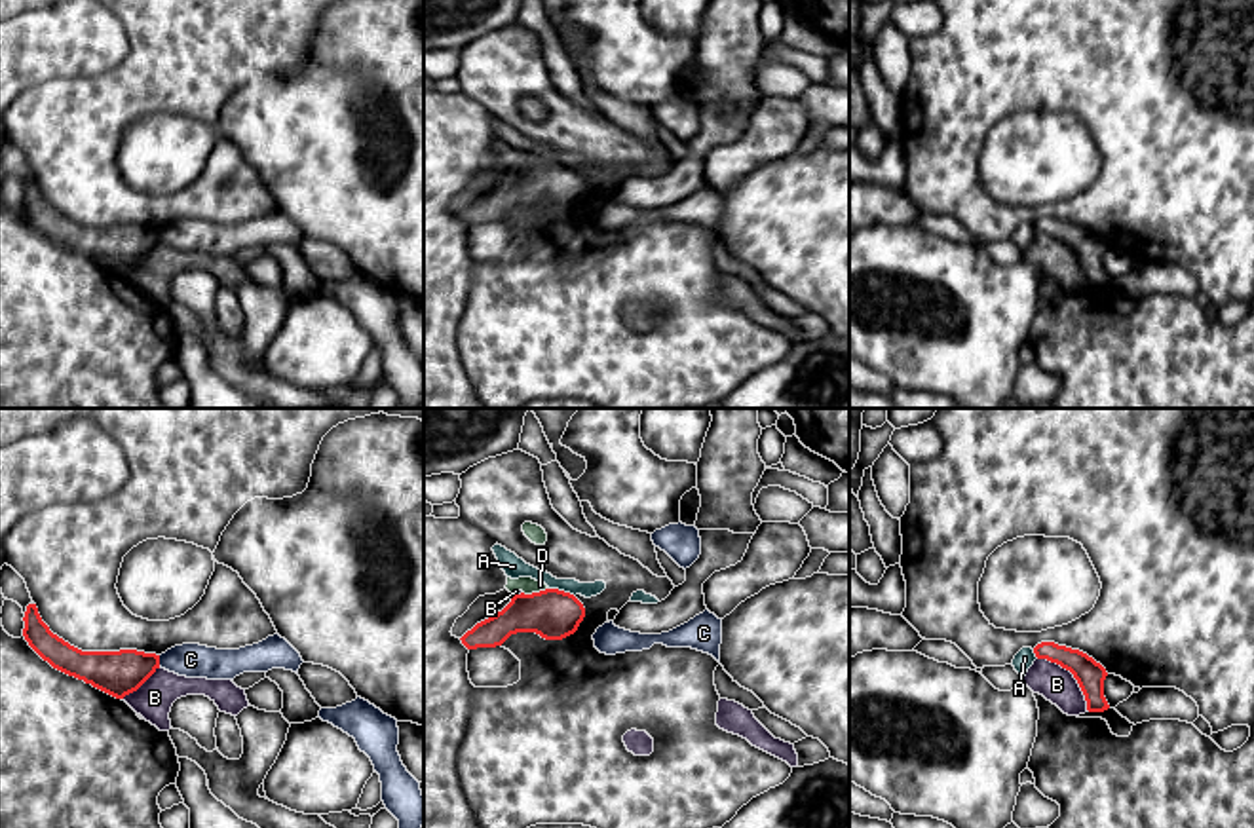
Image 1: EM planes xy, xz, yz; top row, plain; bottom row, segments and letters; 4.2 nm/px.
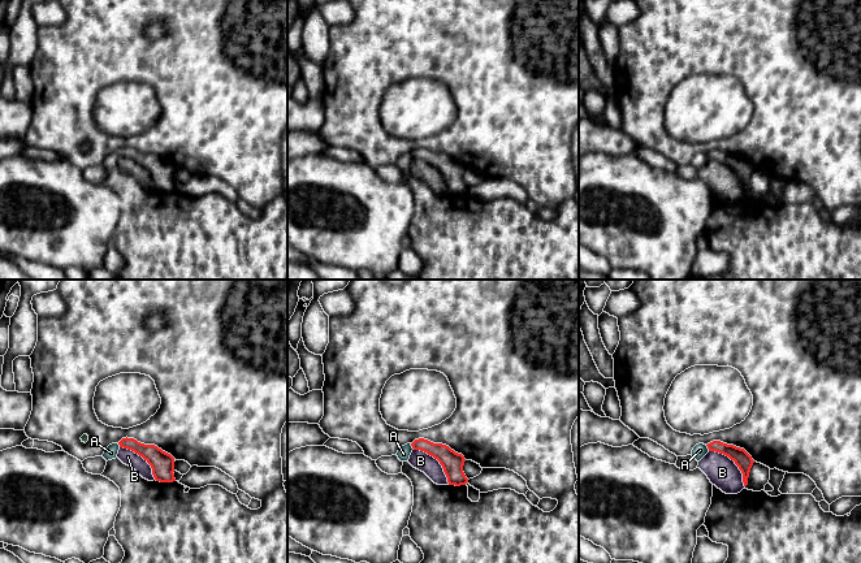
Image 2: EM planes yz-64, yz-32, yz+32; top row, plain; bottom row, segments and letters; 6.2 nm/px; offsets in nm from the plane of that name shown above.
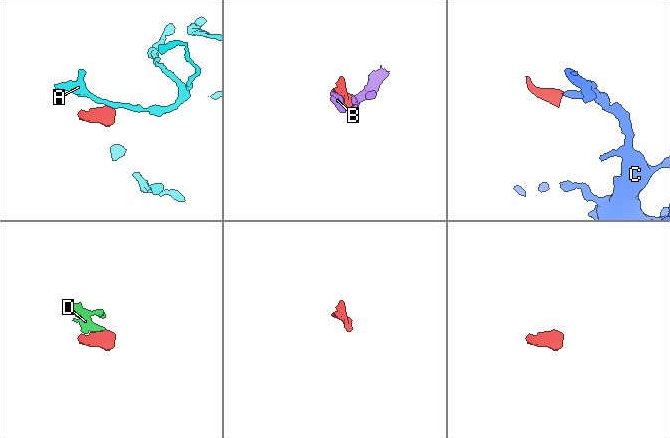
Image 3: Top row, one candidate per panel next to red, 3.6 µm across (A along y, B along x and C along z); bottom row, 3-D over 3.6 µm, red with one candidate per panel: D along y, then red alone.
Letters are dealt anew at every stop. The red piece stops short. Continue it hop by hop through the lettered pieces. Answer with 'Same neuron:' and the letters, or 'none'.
Same neuron: D

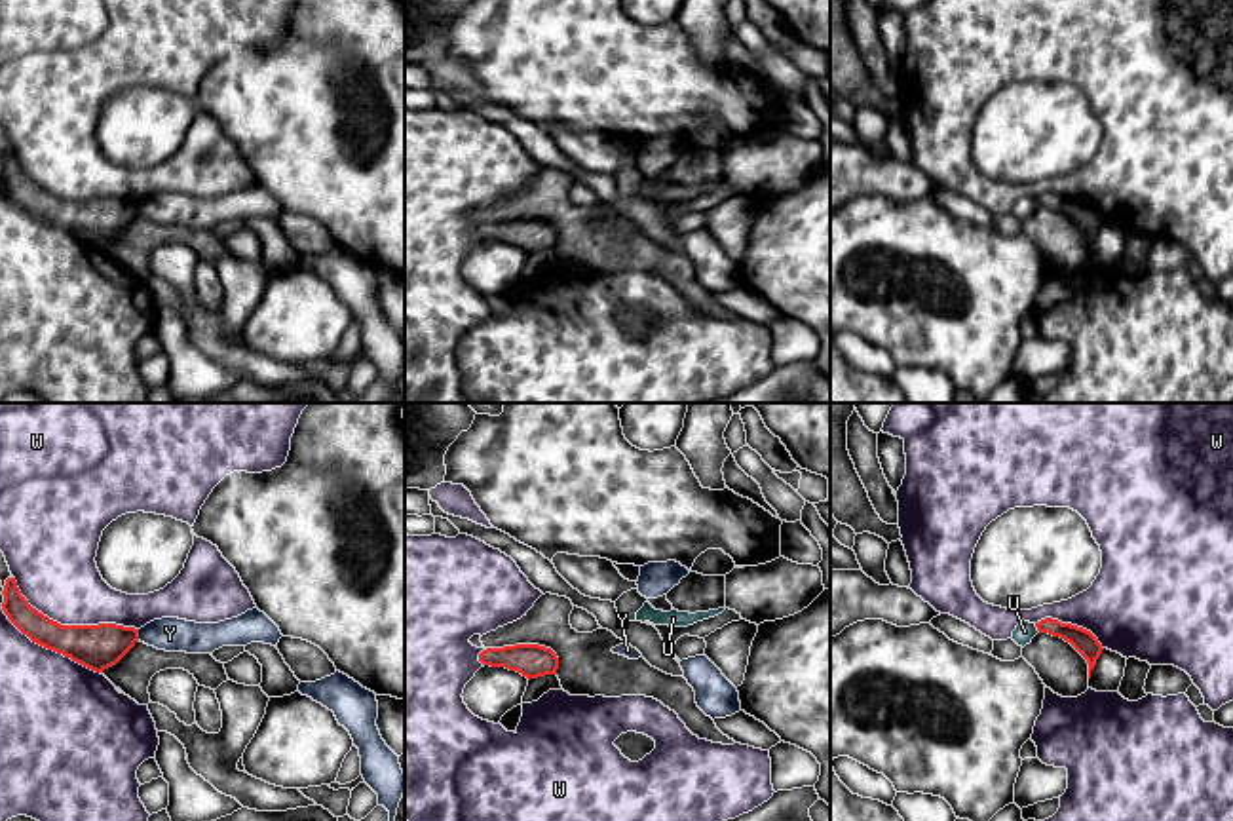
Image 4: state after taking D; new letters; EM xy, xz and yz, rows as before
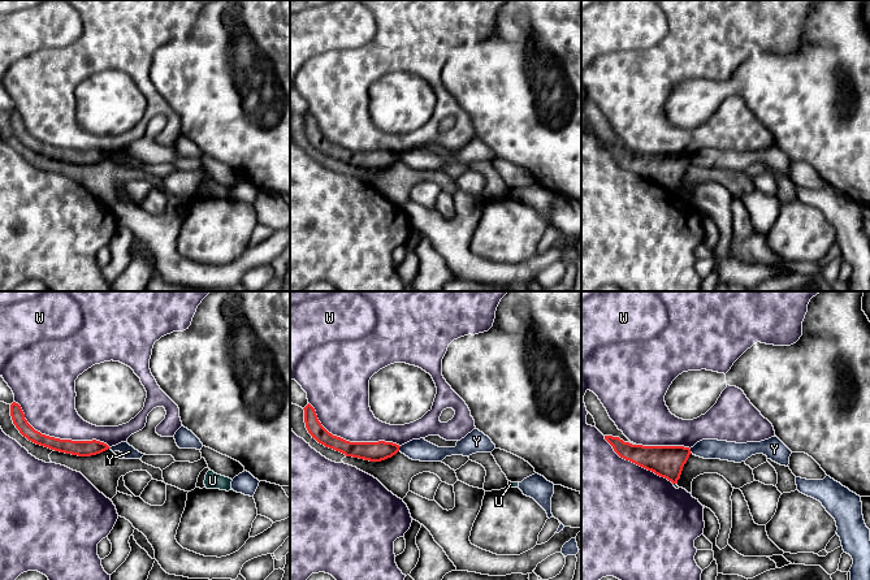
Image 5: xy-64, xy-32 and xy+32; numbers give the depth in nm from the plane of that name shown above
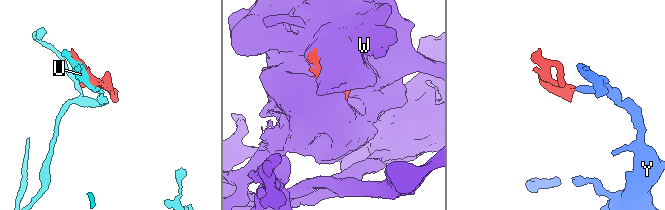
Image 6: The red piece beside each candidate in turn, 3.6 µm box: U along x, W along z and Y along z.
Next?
Same neuron: none

